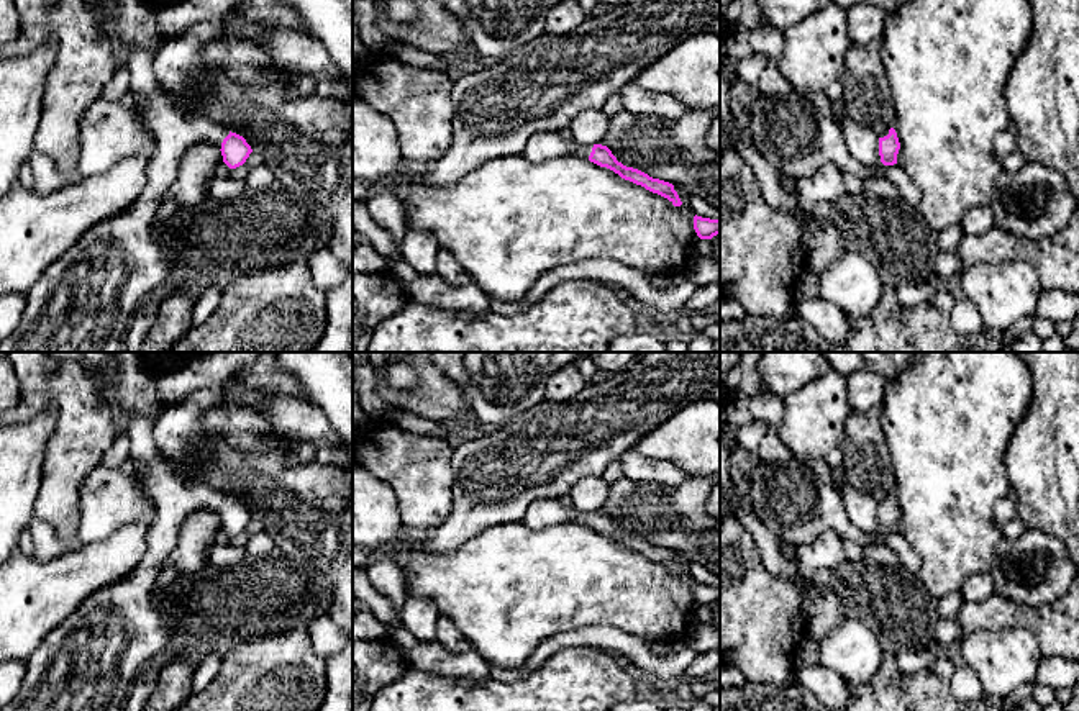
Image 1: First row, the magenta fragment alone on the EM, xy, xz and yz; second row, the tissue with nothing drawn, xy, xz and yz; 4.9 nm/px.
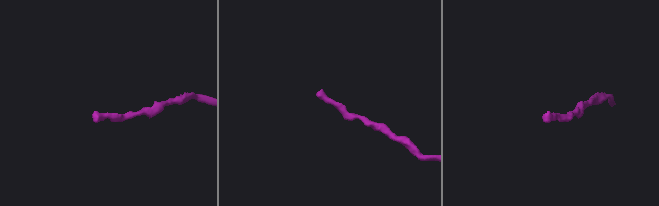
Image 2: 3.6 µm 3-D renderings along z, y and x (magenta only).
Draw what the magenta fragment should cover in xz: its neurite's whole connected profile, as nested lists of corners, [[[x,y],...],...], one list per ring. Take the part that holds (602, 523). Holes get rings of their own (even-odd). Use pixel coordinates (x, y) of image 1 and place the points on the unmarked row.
[[[541,498],[535,500],[521,523],[530,529],[543,529],[559,523],[577,523],[589,526],[590,529],[607,534],[618,541],[621,546],[630,547],[646,557],[667,565],[674,573],[681,573],[682,568],[674,557],[674,552],[659,546],[653,546],[648,541],[626,534],[617,528],[612,518],[602,511],[577,511],[572,506],[564,506],[559,498]]]

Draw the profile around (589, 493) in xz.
[[[585,477],[567,495],[574,509],[599,511],[608,496],[608,485],[602,477]]]

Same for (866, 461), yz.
[[[881,406],[851,411],[838,447],[841,467],[854,490],[877,501],[895,493],[894,465],[881,428]]]

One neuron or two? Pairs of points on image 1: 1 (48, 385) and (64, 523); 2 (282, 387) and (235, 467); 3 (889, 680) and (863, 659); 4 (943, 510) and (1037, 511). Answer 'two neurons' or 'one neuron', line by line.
1: one neuron
2: two neurons
3: two neurons
4: two neurons

